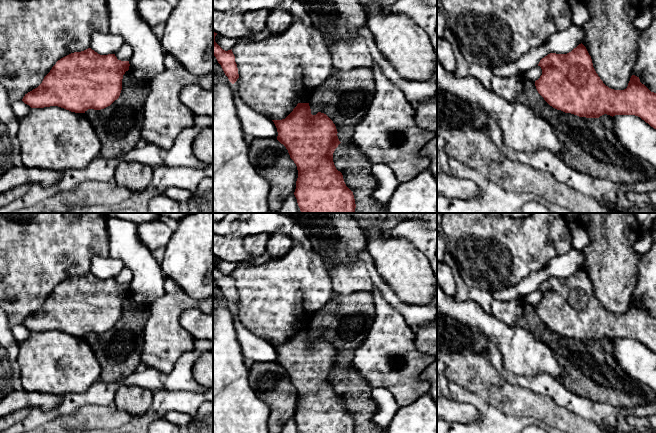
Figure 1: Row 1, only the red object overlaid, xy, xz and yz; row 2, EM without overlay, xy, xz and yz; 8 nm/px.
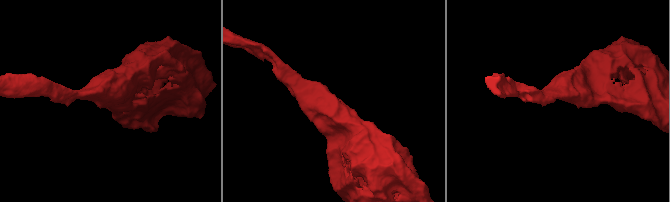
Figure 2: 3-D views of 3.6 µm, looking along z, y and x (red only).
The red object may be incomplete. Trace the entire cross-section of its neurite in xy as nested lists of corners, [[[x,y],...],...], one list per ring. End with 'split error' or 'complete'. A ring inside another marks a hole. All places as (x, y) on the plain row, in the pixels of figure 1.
[[[91,272],[74,276],[58,284],[42,307],[25,318],[22,325],[31,332],[58,330],[75,337],[85,337],[88,333],[101,334],[119,322],[123,299],[129,294],[129,290],[129,285],[118,284],[115,278],[100,279]]]; complete

